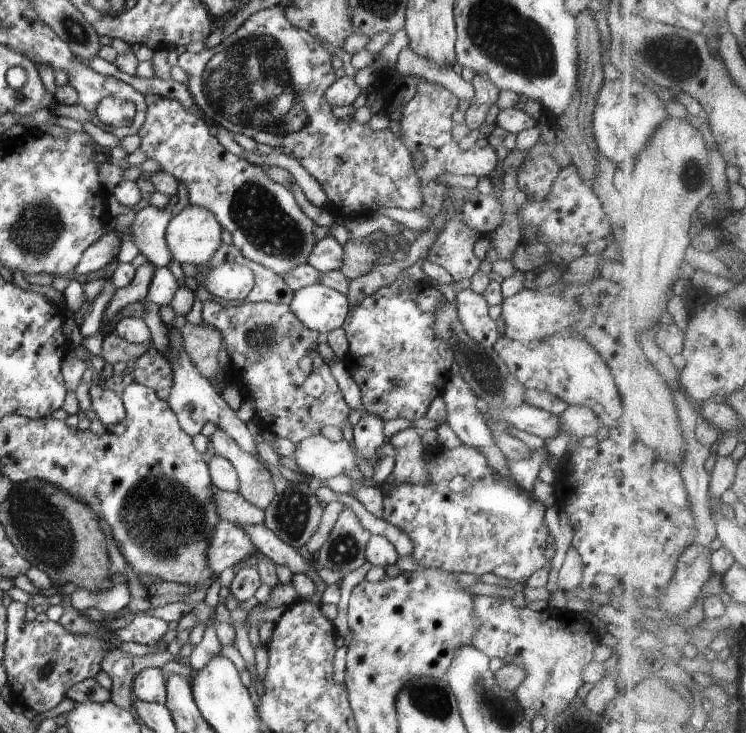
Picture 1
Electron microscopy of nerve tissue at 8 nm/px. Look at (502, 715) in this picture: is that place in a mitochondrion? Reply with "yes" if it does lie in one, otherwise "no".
yes

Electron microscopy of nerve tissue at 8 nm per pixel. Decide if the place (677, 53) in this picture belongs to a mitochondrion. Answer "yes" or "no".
yes

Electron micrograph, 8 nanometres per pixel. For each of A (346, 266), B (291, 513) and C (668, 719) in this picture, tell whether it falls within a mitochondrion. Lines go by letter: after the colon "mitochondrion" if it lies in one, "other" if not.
A: other
B: mitochondrion
C: other

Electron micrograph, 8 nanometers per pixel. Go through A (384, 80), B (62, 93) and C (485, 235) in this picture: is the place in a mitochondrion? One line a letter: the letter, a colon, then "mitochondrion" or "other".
A: other
B: other
C: other

